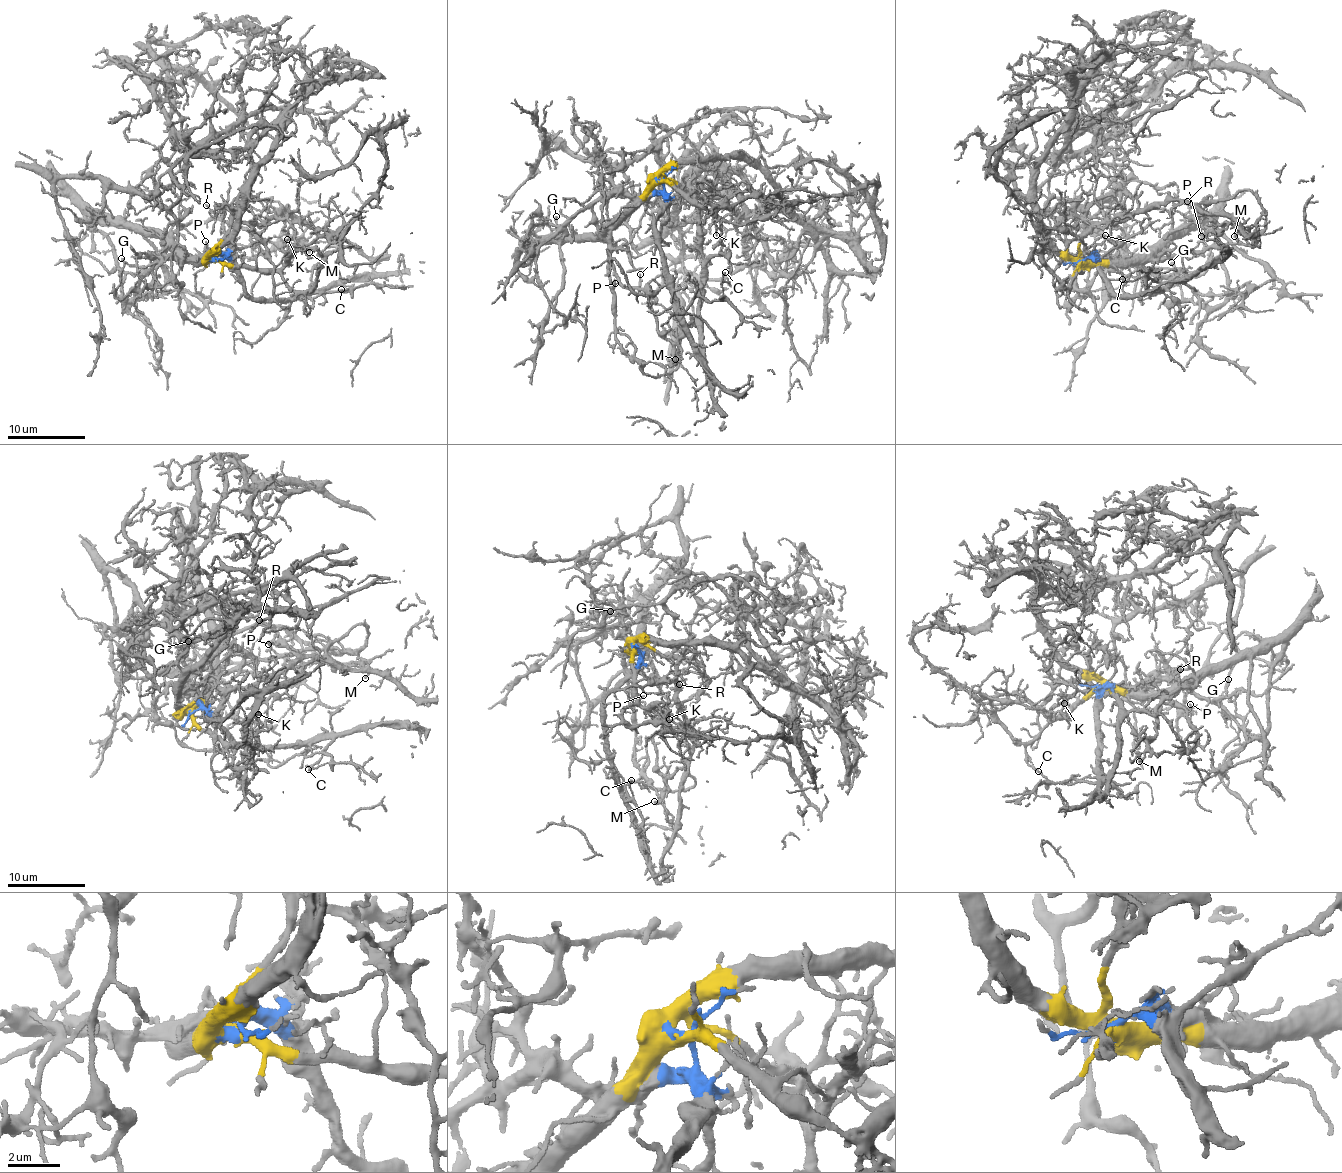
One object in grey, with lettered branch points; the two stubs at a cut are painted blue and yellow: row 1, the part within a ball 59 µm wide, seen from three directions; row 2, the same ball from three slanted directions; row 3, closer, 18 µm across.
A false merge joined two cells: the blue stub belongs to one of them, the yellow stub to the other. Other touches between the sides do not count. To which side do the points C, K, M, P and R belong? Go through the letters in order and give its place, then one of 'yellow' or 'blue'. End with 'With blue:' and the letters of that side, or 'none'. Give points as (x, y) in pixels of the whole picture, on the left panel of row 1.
C: (341, 289) | blue
K: (287, 239) | yellow
M: (309, 252) | yellow
P: (205, 241) | yellow
R: (206, 205) | yellow
With blue: C

